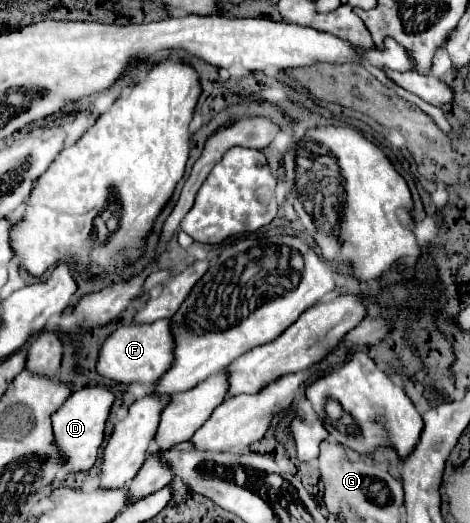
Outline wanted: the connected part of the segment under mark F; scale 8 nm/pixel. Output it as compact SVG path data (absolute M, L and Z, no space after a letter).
M160 319L150 325L124 325L112 331L100 347L96 371L116 383L156 383L172 365L172 335L170 319Z

